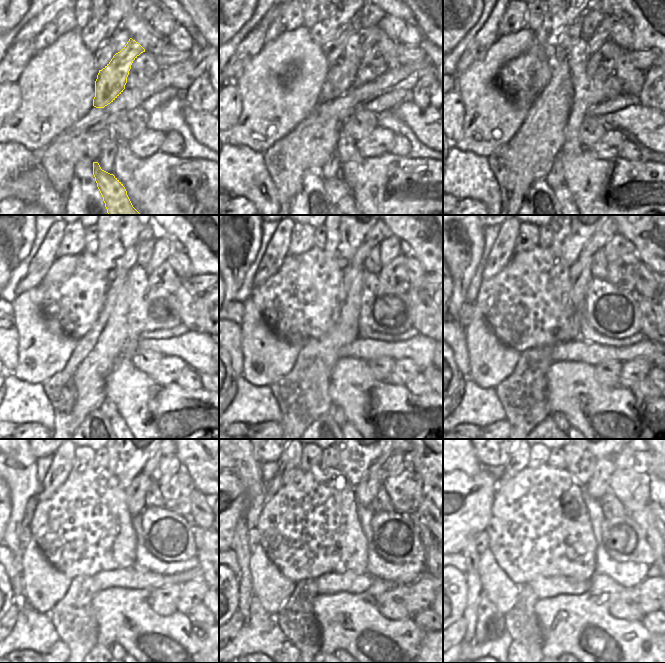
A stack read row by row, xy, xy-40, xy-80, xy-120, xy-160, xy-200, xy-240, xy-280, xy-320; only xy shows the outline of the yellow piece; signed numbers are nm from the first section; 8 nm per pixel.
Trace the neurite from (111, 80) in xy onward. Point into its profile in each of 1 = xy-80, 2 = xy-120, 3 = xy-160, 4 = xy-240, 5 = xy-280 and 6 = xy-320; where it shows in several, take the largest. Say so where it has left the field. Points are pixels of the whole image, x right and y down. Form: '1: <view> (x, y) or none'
1: xy-80 (577, 53)
2: xy-120 (163, 248)
3: xy-160 (391, 246)
4: xy-240 (169, 466)
5: xy-280 (397, 463)
6: xy-320 (624, 459)

